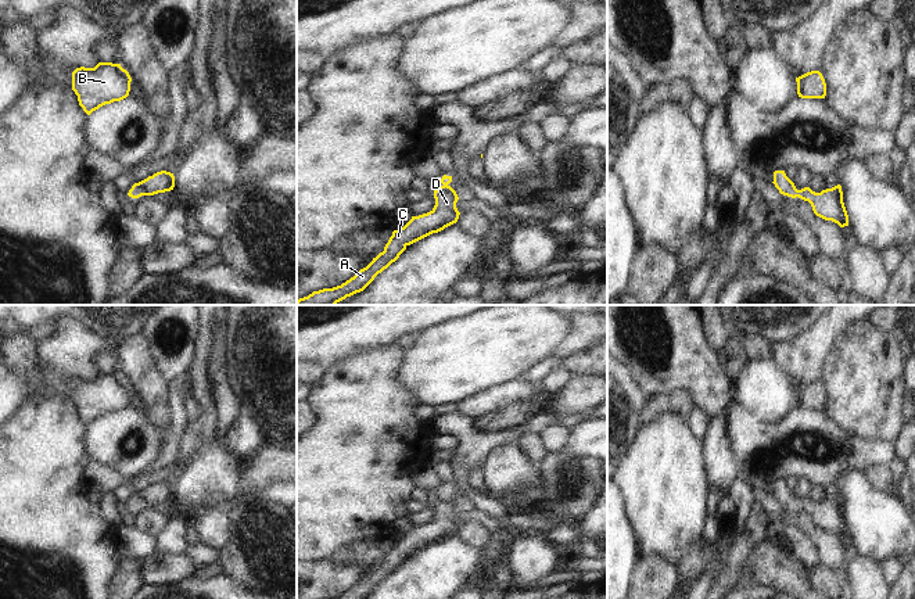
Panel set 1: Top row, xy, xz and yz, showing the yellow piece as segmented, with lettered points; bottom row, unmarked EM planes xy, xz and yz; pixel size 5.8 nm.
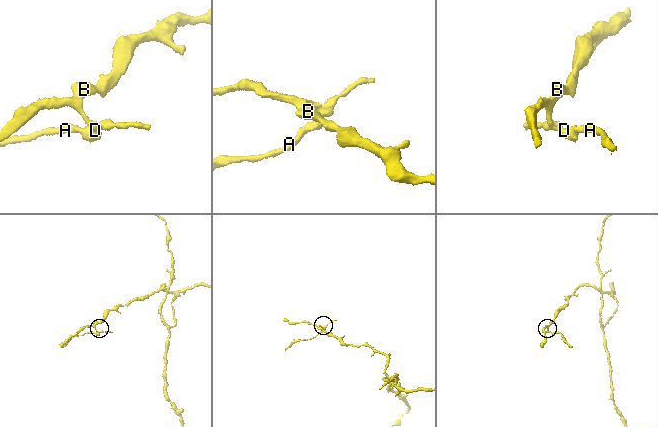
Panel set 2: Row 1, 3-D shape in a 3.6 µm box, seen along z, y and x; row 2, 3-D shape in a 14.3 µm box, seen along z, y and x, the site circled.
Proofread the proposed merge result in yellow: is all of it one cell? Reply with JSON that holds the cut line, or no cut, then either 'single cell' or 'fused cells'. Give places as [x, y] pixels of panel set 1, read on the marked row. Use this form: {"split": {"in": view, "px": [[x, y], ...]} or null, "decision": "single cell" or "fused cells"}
{"split": {"in": "xy", "px": [[137, 183], [142, 194]]}, "decision": "fused cells"}

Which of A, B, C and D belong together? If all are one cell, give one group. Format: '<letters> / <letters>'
A C D / B

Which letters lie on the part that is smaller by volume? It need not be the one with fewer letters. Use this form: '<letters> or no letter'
A, C, D

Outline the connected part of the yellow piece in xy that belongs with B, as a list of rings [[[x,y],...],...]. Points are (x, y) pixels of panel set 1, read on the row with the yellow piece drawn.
[[[98,62],[94,68],[76,68],[72,72],[72,90],[79,105],[90,115],[105,104],[129,96],[132,78],[121,64]]]

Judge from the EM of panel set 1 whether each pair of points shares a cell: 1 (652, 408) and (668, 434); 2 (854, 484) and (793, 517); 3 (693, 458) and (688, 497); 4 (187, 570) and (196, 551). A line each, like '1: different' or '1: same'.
1: different
2: different
3: same
4: different

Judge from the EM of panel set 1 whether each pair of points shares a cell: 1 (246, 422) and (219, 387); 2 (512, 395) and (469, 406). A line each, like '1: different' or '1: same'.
1: different
2: same

